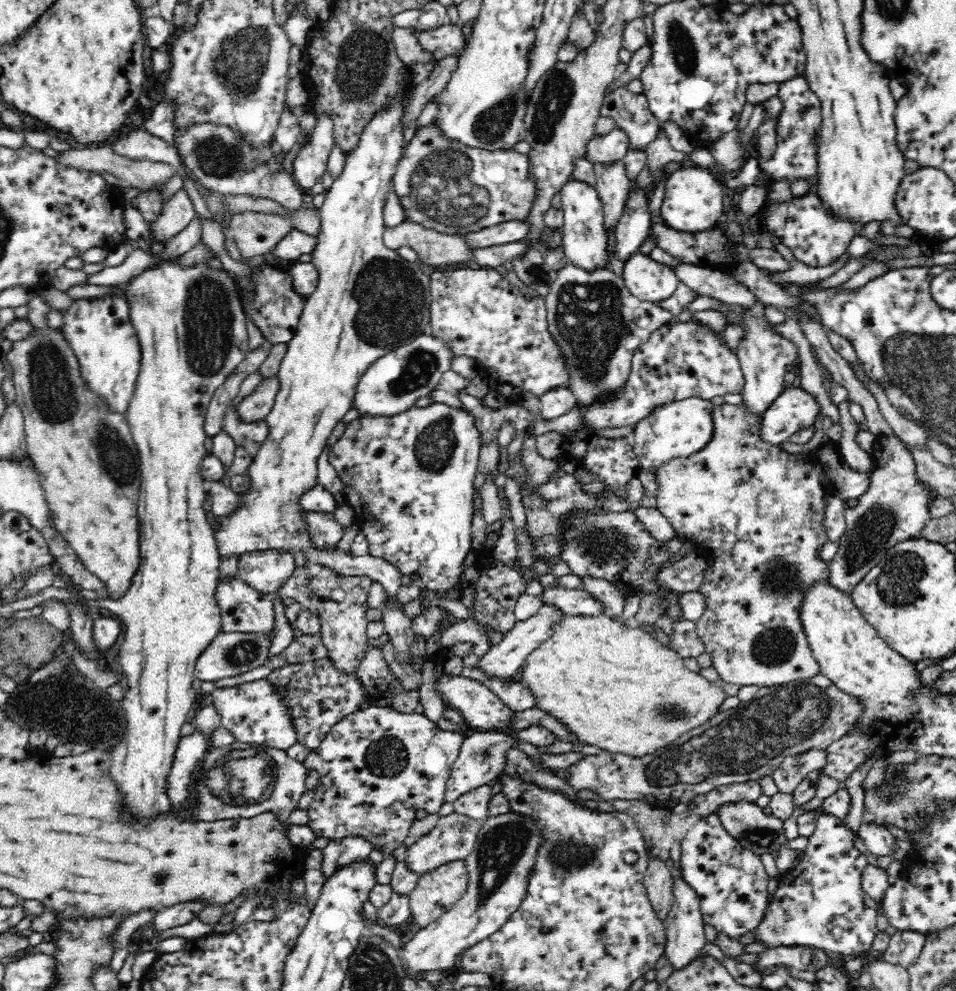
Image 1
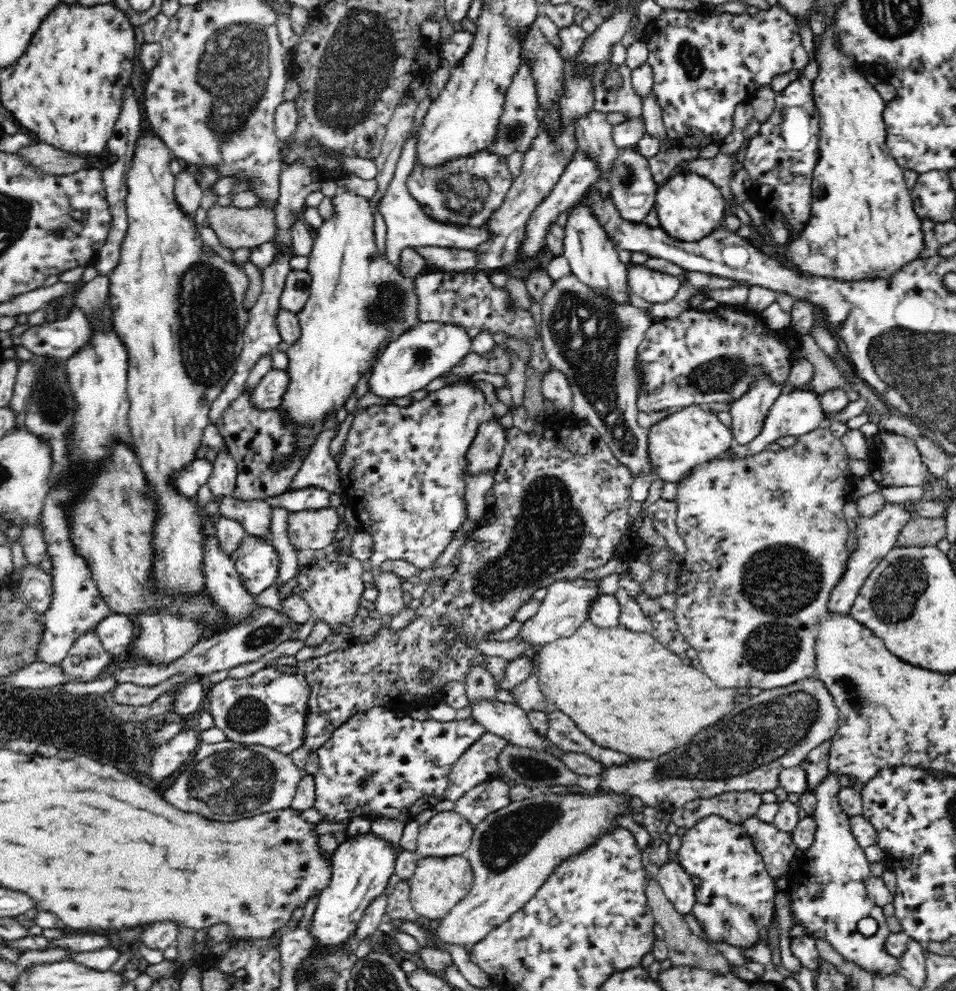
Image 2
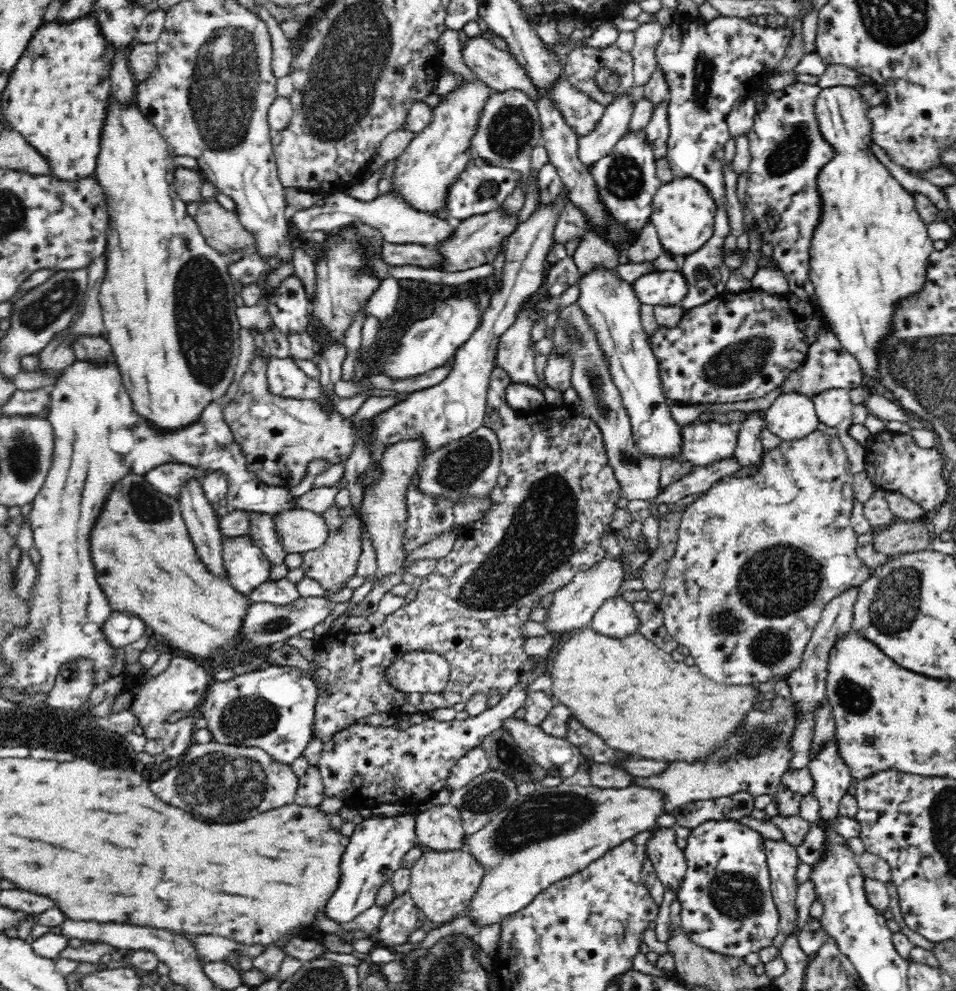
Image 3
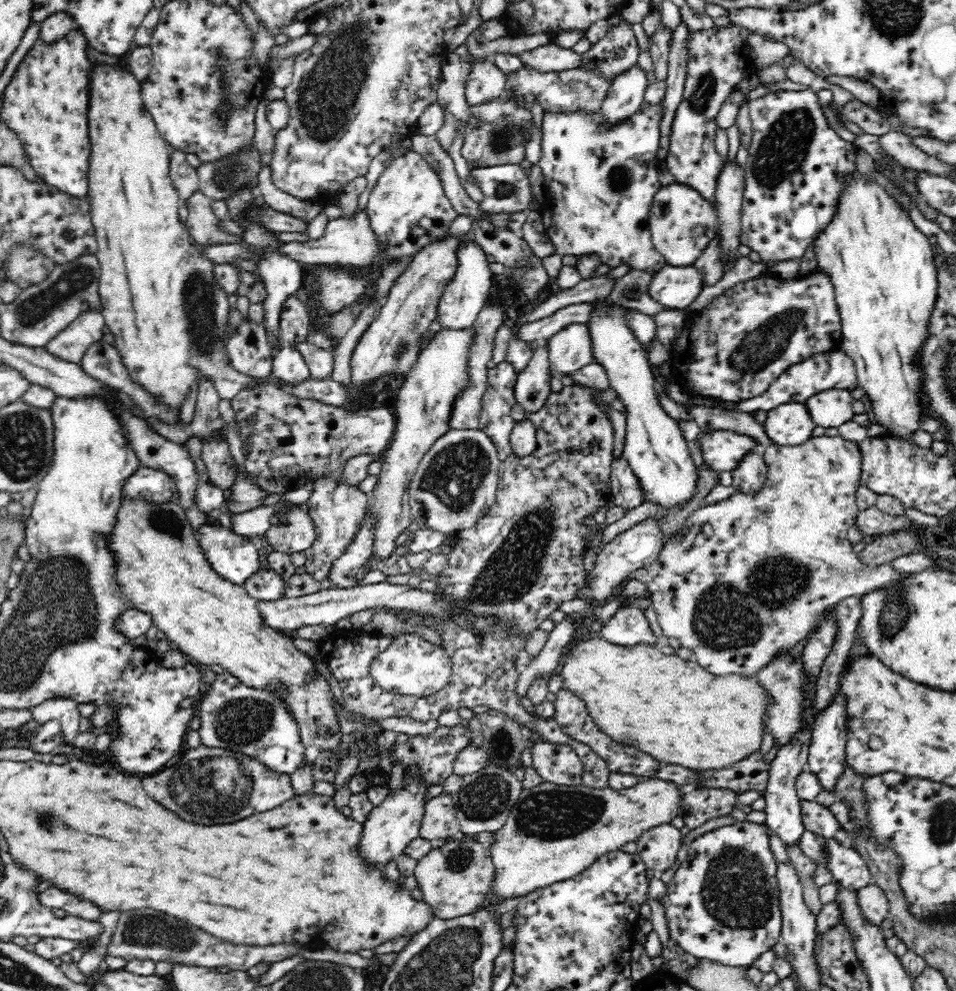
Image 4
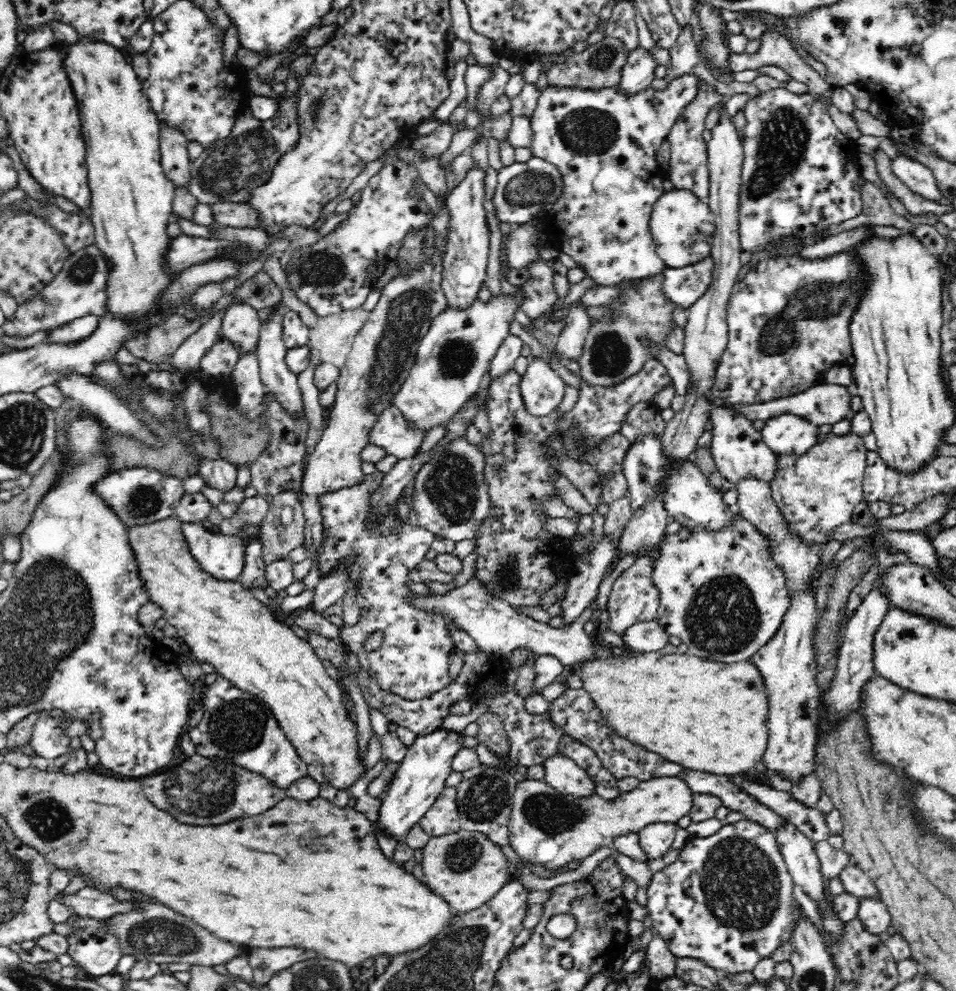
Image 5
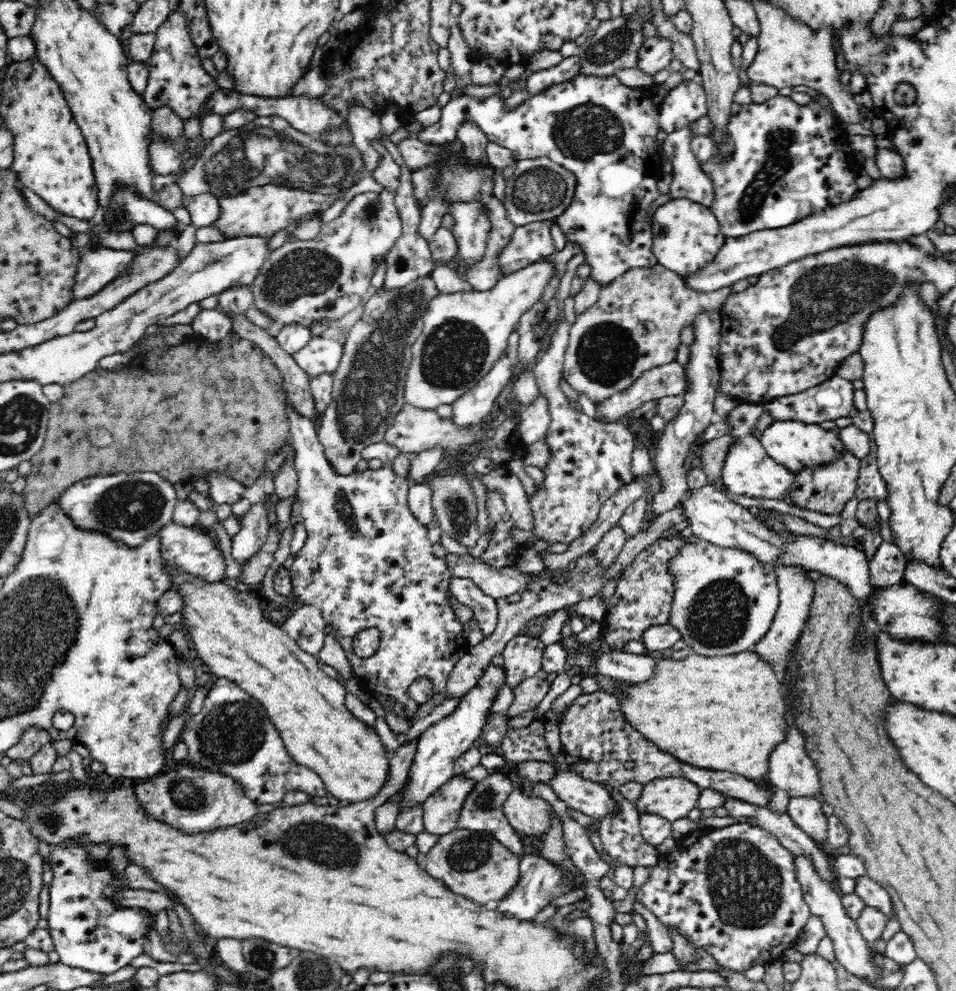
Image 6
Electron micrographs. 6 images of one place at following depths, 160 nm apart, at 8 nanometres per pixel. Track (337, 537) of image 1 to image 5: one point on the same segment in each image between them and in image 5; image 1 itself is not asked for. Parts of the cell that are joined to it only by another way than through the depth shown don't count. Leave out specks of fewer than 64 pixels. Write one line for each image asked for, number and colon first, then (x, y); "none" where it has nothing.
2: (309, 529)
3: (300, 530)
4: (292, 532)
5: (282, 529)

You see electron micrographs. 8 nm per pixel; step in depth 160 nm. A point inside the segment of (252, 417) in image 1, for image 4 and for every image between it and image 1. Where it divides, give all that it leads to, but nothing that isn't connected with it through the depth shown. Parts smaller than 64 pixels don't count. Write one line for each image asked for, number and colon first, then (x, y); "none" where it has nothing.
2: (267, 395)
3: (284, 378)
4: (289, 367)

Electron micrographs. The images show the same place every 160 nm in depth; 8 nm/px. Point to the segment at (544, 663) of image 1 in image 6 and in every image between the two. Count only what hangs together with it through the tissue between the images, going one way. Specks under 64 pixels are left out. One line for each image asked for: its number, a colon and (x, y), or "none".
2: (626, 691)
3: (632, 694)
4: (671, 708)
5: (706, 716)
6: (719, 713)

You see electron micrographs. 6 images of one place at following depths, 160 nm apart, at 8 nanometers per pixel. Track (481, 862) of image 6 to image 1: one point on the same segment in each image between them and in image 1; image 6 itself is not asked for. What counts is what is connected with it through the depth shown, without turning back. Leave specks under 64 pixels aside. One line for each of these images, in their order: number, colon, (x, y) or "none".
1: (436, 892)
2: (438, 884)
3: (442, 883)
4: (455, 878)
5: (466, 869)

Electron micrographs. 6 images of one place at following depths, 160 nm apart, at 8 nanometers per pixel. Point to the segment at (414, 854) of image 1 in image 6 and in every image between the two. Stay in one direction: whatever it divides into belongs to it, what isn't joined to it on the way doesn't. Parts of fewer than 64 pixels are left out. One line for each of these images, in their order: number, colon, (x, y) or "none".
2: (448, 834)
3: (439, 829)
4: (439, 821)
5: (442, 818)
6: (441, 812)

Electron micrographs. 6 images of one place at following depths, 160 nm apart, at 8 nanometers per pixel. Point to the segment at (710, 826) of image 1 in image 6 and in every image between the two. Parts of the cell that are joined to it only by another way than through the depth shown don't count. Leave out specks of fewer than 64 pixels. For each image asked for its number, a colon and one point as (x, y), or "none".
2: (735, 893)
3: (727, 904)
4: (722, 904)
5: (727, 900)
6: (732, 891)

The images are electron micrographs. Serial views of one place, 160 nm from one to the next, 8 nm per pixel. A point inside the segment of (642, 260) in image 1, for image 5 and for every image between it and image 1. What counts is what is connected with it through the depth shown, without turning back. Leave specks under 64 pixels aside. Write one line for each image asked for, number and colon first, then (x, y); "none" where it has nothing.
2: (653, 286)
3: (659, 287)
4: (673, 286)
5: (684, 286)

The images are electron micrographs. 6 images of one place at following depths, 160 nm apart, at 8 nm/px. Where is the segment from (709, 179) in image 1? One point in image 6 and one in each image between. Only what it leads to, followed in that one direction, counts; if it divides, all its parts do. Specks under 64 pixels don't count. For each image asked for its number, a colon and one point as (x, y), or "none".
2: (689, 206)
3: (684, 211)
4: (676, 209)
5: (677, 214)
6: (687, 235)

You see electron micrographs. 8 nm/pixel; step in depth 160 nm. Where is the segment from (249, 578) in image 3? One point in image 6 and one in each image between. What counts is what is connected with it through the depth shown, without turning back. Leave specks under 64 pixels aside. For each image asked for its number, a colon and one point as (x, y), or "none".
4: (235, 558)
5: (223, 556)
6: (194, 552)

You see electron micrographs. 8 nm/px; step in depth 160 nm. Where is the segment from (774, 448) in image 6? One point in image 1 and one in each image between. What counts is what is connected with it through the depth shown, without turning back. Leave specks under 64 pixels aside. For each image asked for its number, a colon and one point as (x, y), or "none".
1: (793, 409)
2: (798, 412)
3: (792, 415)
4: (790, 424)
5: (784, 433)

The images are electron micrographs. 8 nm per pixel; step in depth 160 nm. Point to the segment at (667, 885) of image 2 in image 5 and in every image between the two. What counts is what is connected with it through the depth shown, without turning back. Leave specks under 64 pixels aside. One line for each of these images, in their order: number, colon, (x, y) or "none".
3: (670, 864)
4: (658, 847)
5: (655, 840)

